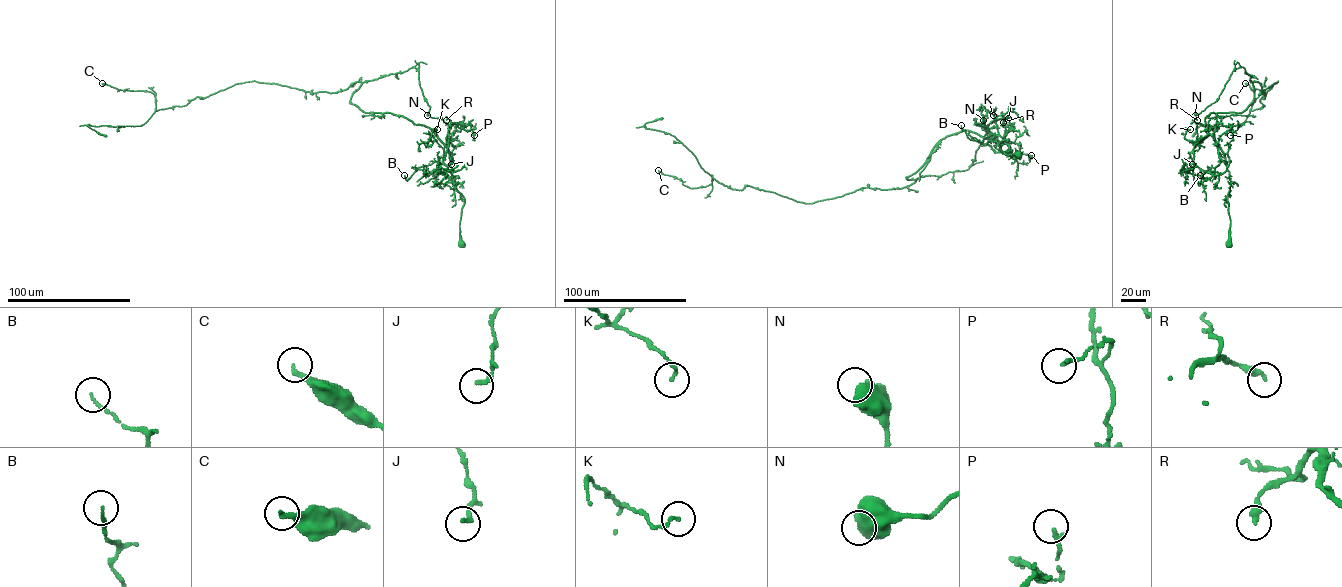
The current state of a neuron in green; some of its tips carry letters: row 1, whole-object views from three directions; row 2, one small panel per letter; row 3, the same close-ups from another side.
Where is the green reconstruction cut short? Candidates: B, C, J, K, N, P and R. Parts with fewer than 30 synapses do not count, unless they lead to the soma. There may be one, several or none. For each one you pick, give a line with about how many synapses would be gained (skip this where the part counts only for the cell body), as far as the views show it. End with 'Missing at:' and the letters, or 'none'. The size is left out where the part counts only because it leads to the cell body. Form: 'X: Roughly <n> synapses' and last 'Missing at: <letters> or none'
Missing at: none

